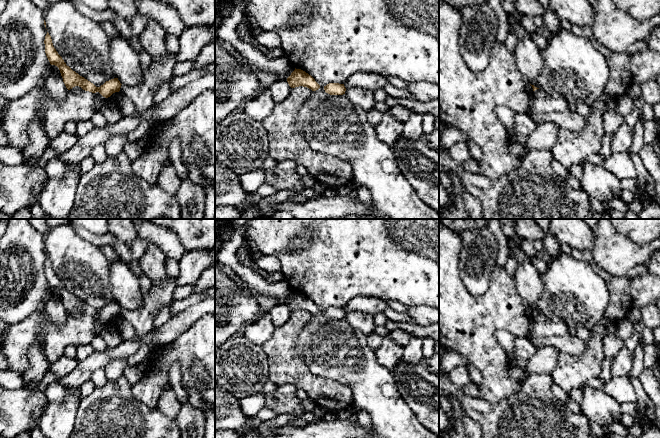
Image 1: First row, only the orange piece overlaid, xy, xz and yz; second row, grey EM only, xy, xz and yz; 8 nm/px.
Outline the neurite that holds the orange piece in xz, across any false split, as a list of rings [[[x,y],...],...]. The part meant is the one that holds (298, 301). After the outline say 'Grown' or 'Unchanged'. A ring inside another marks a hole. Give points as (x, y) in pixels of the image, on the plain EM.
[[[296,293],[287,302],[287,306],[291,312],[303,310],[316,315],[320,312],[320,309],[315,305],[315,303],[301,293]]]. Unchanged

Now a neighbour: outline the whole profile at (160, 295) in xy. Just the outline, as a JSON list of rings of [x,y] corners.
[[[167,276],[152,285],[149,293],[143,296],[142,304],[133,310],[121,309],[120,316],[129,321],[136,330],[133,340],[139,340],[153,327],[153,322],[160,311],[173,302],[173,294],[178,287],[176,278]]]

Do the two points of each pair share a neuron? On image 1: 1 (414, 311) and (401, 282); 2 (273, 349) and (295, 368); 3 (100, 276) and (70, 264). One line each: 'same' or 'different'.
1: different
2: same
3: same

